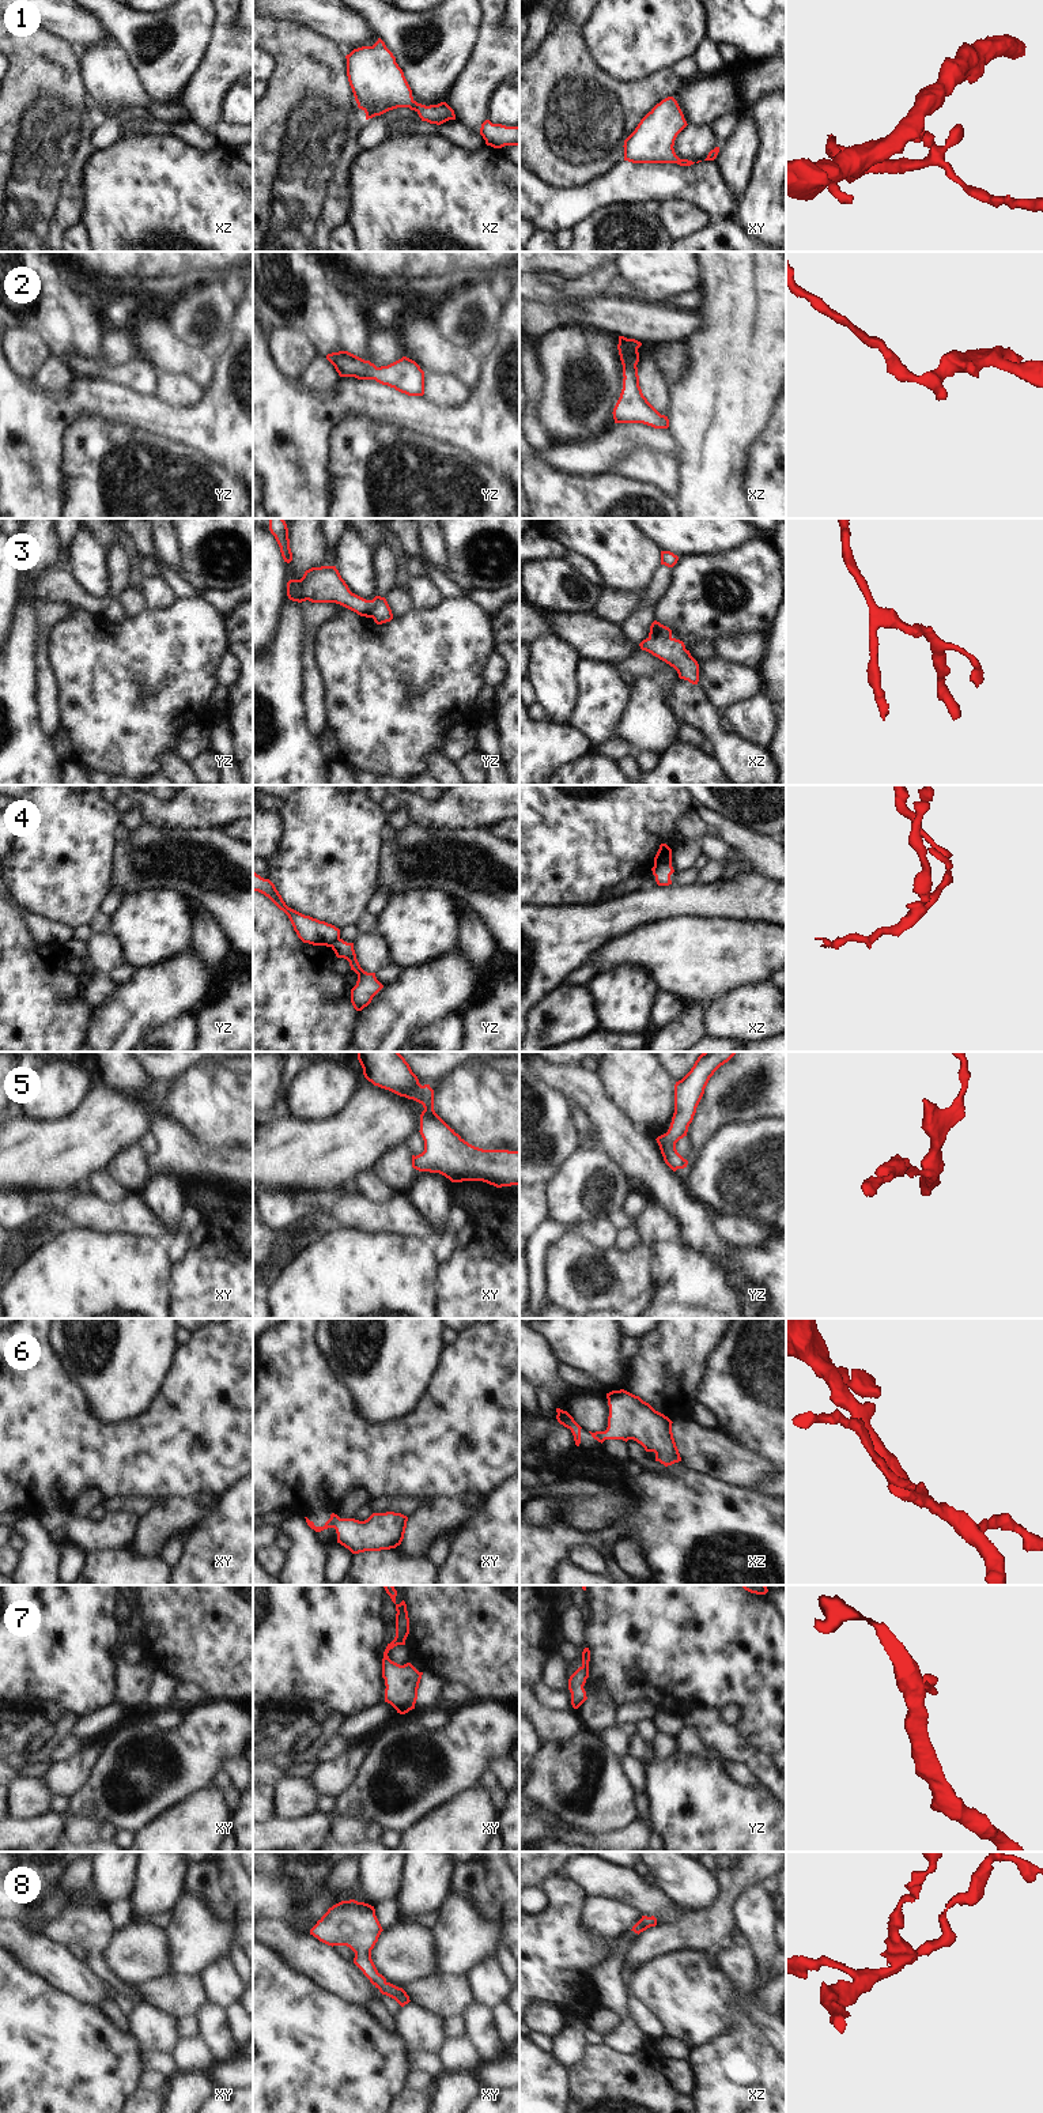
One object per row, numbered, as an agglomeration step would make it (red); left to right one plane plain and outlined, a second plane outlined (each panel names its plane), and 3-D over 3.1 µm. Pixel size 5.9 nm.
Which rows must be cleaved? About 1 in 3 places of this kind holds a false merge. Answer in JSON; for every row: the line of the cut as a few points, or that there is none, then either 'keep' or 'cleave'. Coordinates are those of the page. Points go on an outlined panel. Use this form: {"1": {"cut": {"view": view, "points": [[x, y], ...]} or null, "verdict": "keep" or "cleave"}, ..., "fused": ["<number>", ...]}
{"1": {"cut": null, "verdict": "keep"}, "2": {"cut": null, "verdict": "keep"}, "3": {"cut": null, "verdict": "keep"}, "4": {"cut": {"view": "xz", "points": [[671, 863], [654, 866]]}, "verdict": "cleave"}, "5": {"cut": null, "verdict": "keep"}, "6": {"cut": null, "verdict": "keep"}, "7": {"cut": null, "verdict": "keep"}, "8": {"cut": null, "verdict": "keep"}, "fused": ["4"]}

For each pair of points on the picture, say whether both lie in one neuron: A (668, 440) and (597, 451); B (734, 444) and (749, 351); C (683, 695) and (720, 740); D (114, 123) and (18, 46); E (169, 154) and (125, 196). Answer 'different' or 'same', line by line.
A: same
B: same
C: same
D: different
E: same

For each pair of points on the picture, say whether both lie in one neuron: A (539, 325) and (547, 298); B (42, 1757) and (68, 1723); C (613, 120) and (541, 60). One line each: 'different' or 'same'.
A: different
B: same
C: same

